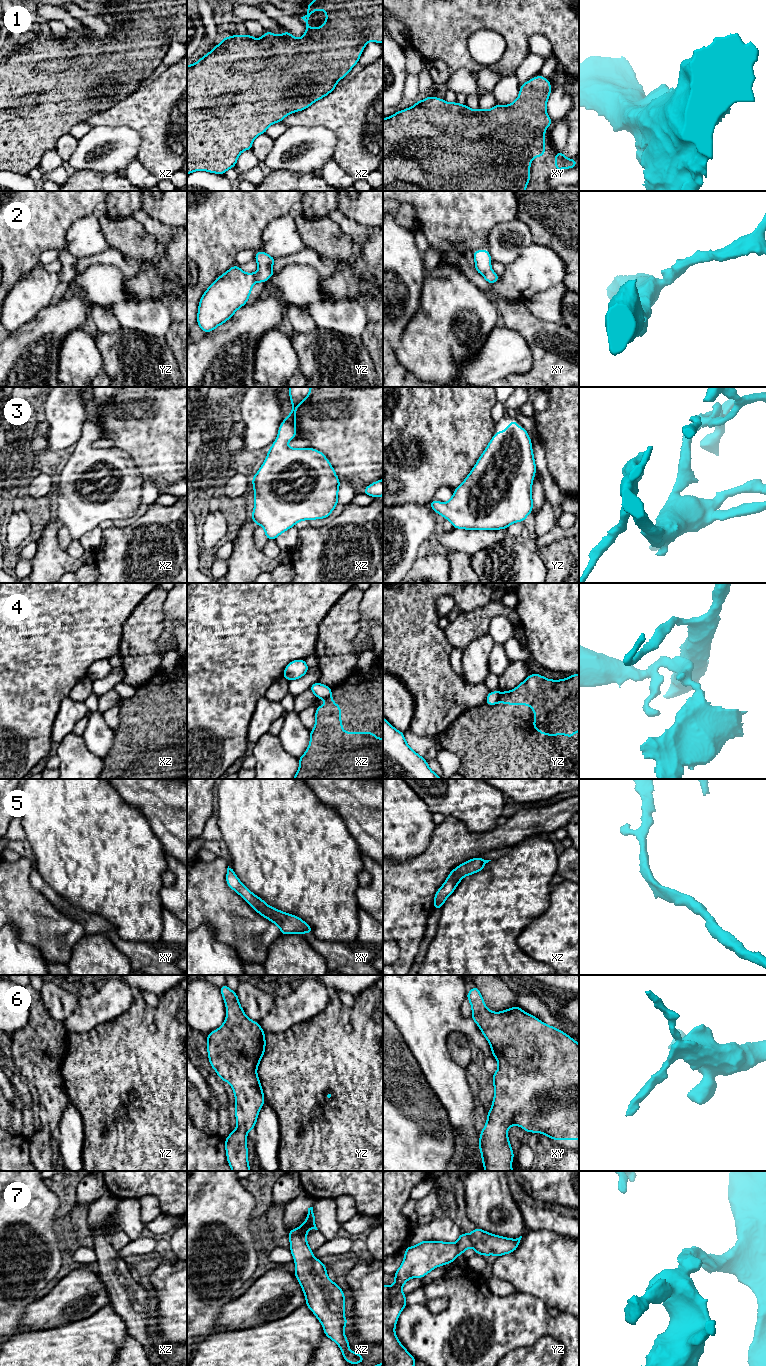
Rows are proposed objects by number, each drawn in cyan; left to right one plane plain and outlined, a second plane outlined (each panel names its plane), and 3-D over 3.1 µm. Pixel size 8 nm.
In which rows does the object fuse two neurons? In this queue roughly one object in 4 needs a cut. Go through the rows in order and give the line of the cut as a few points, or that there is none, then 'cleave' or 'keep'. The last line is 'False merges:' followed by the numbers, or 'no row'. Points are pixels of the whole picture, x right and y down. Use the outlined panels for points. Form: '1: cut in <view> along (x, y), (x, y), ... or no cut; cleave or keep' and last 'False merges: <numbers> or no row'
1: no cut; keep
2: no cut; keep
3: no cut; keep
4: cut in yz along (500, 692), (497, 702); cleave
5: no cut; keep
6: no cut; keep
7: no cut; keep
False merges: 4

